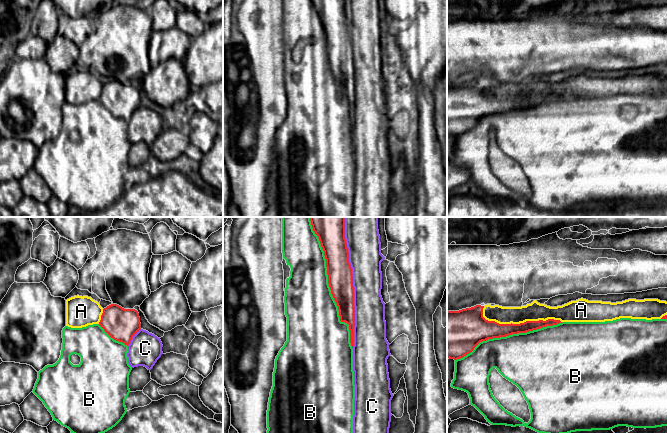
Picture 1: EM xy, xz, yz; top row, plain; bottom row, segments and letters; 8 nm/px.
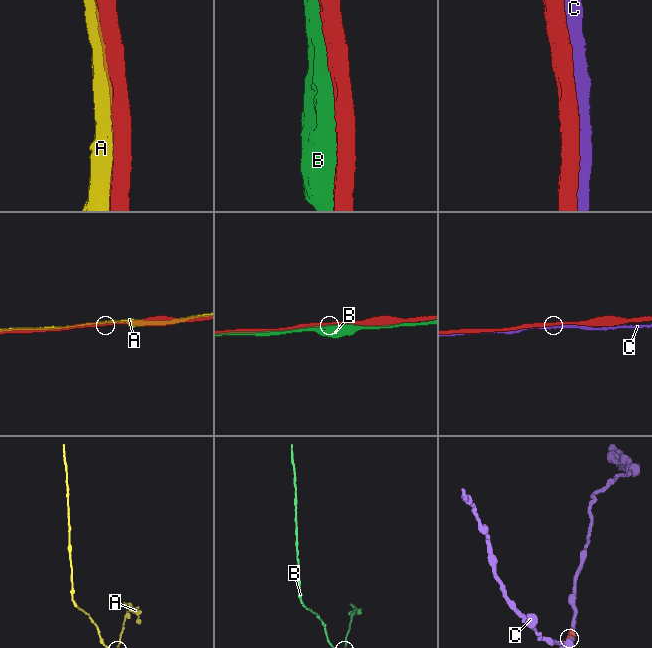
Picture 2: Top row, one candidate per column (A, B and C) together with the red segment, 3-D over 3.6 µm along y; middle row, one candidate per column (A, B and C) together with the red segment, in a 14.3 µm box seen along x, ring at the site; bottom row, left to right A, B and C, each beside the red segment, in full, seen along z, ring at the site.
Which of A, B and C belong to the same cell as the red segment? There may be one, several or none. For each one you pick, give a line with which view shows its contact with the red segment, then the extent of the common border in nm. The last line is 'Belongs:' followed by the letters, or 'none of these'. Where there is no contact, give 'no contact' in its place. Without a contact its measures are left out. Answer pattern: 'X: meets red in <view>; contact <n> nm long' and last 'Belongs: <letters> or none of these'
Belongs: none of these

